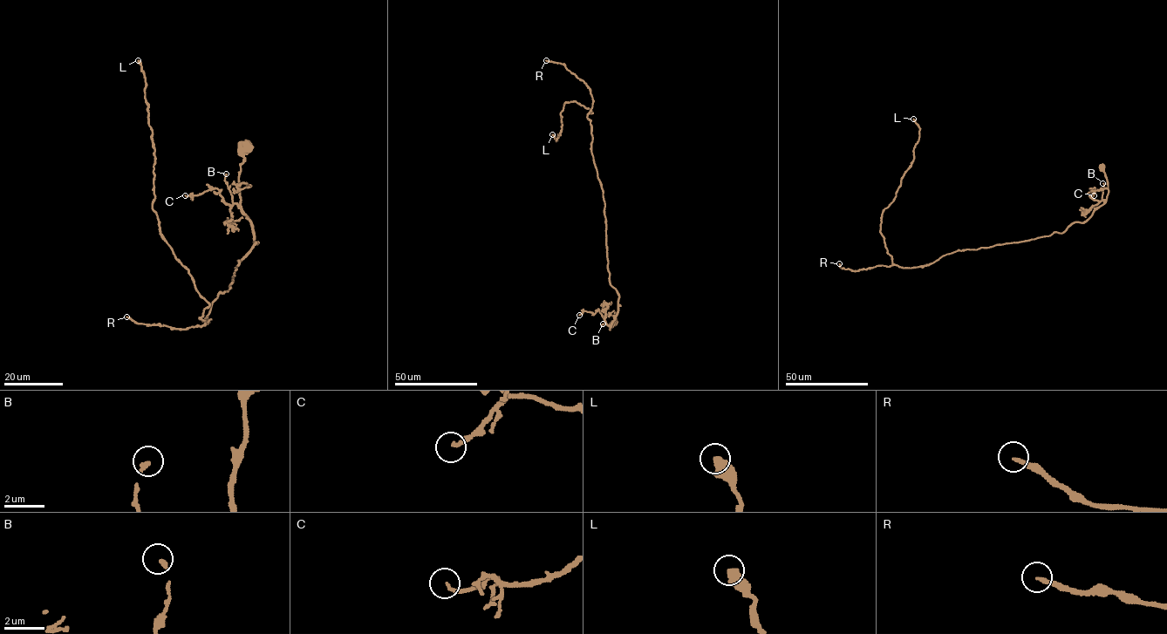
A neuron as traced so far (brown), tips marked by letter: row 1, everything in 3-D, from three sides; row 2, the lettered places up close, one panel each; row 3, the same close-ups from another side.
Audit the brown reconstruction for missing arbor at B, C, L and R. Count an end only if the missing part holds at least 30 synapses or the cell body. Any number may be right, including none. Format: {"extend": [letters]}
{"extend": ["R"]}

